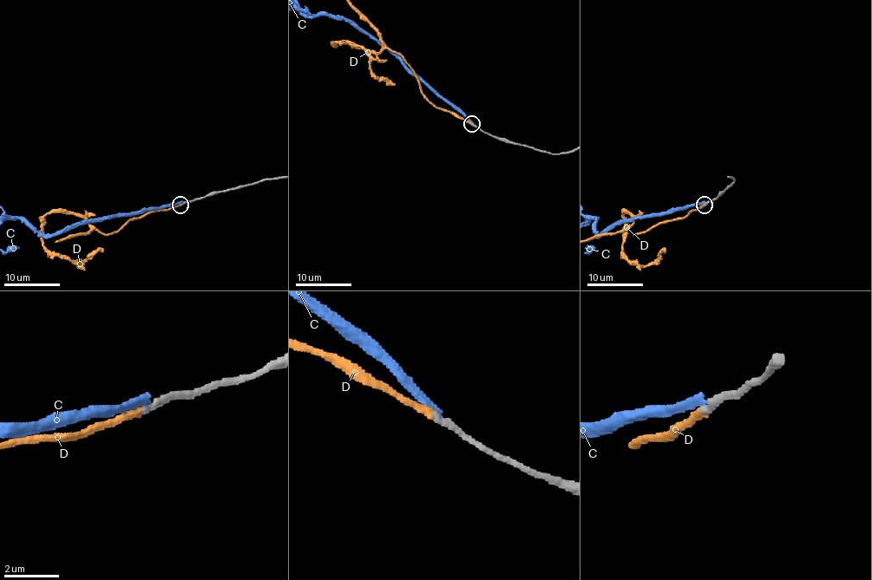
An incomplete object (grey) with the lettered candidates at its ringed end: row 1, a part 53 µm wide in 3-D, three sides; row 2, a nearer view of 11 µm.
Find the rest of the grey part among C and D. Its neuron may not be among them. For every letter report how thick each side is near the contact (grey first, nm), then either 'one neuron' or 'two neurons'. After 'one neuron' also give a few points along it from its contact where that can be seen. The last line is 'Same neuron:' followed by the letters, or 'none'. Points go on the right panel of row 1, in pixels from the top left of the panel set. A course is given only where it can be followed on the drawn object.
C: 280/280 nm | two neurons
D: 260/260 nm | one neuron
Same neuron: D

